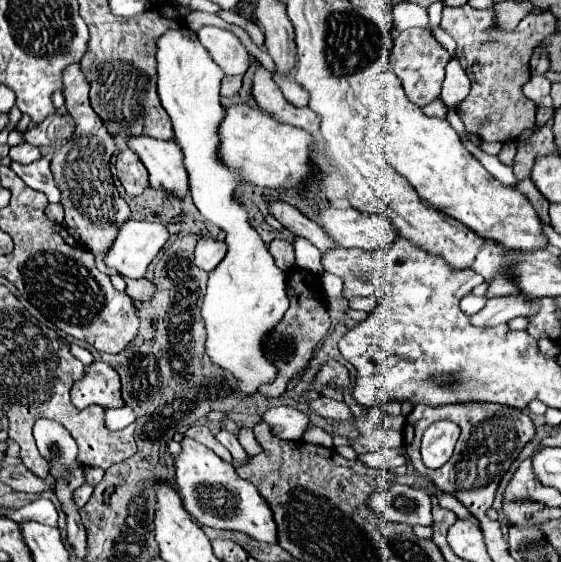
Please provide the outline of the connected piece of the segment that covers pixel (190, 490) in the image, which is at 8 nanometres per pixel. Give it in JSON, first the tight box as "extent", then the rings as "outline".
{"extent":[174,437,278,545],"outline":[[[184,437],[182,451],[174,457],[174,463],[176,487],[182,497],[184,509],[200,527],[240,531],[266,545],[274,545],[278,541],[278,529],[268,501],[258,493],[258,489],[250,481],[244,481],[238,475],[234,475],[234,467],[228,461],[220,459],[202,443]]]}

